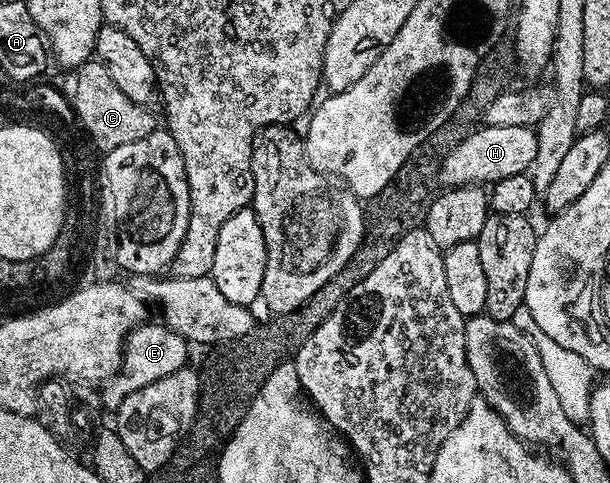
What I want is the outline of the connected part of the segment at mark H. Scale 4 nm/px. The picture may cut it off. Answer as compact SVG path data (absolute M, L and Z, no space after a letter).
M521 125L480 126L465 137L445 157L439 166L438 182L444 188L468 185L490 185L505 177L528 174L537 157L537 137L534 127Z

